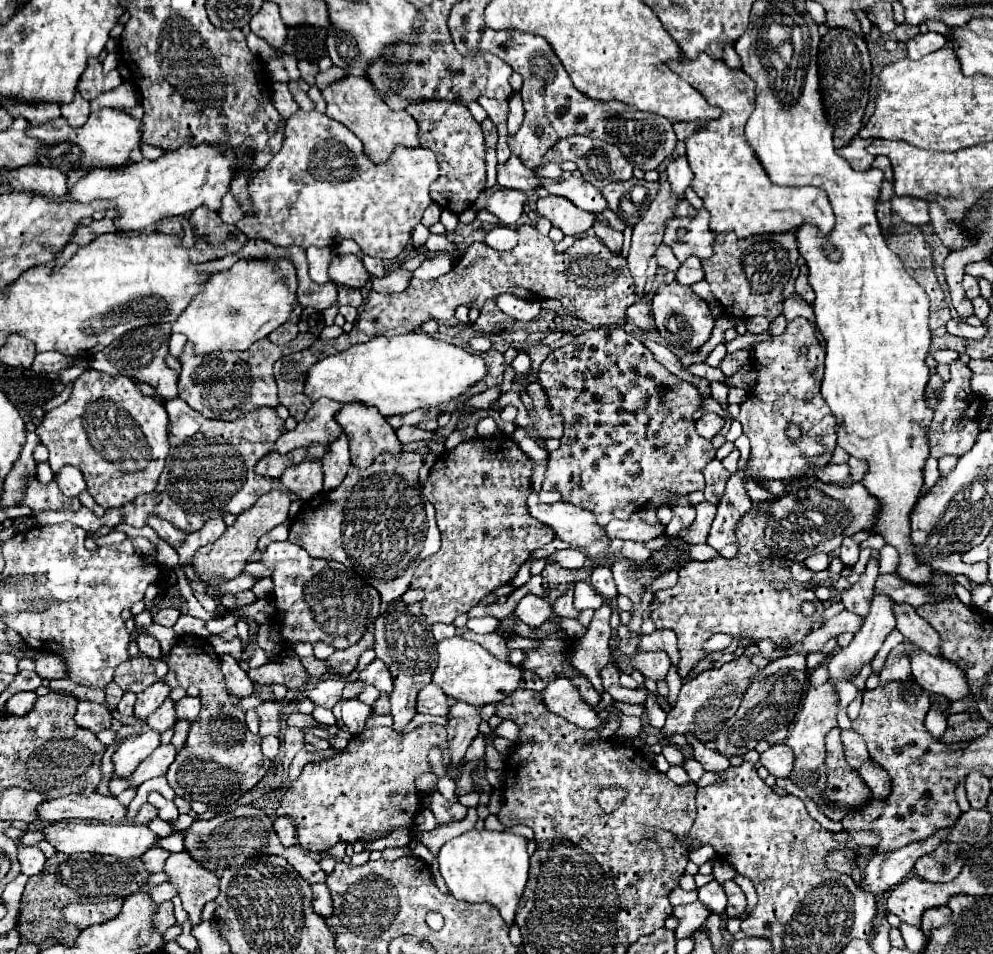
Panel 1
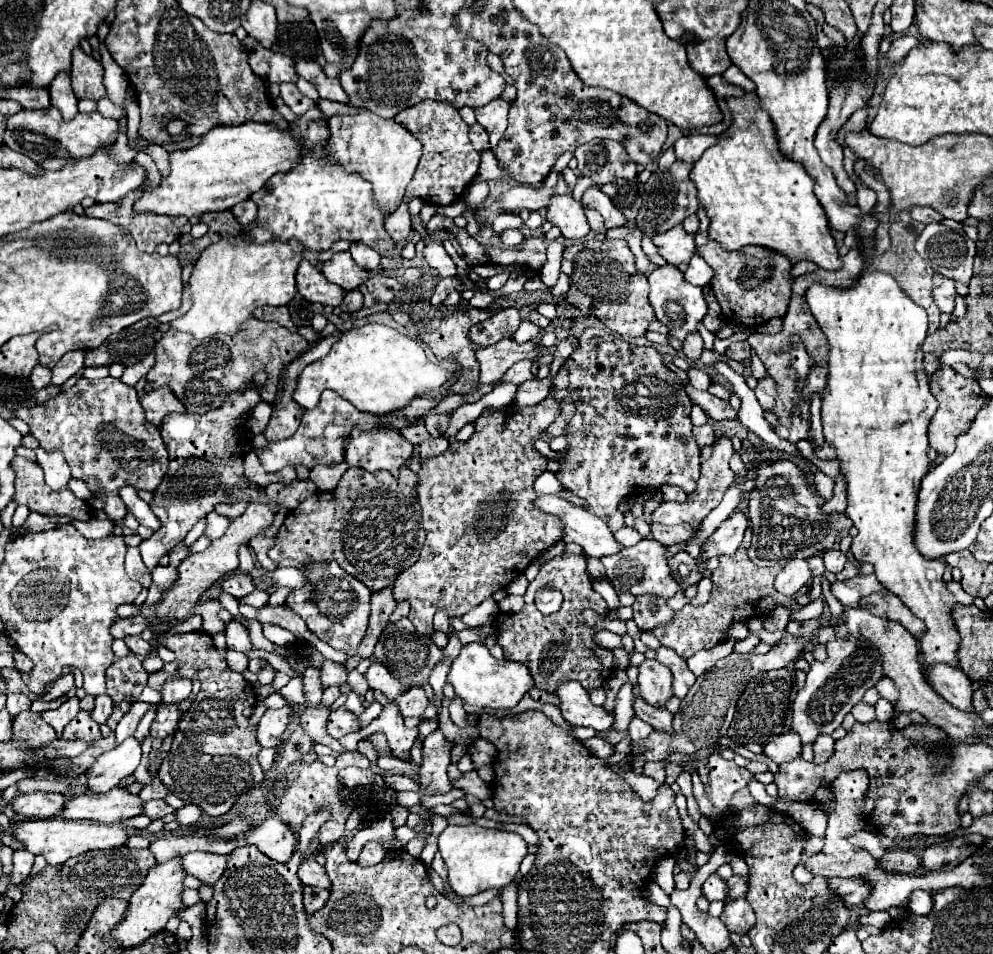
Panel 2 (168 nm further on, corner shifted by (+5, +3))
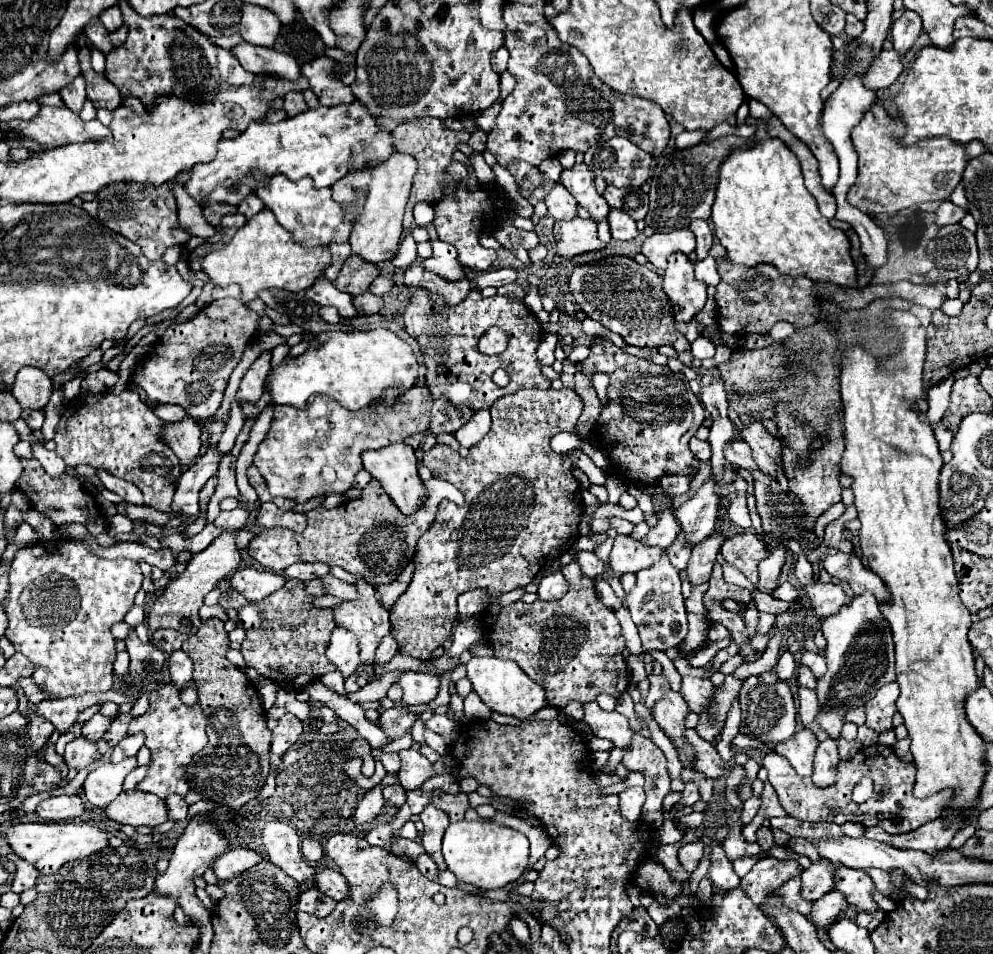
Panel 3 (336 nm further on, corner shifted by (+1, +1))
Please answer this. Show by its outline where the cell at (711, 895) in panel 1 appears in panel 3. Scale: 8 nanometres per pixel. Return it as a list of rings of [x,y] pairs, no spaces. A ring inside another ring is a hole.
[[[712,846],[712,852],[710,852],[710,870],[708,870],[708,876],[712,880],[712,884],[716,888],[720,888],[722,892],[728,892],[732,888],[738,888],[740,884],[740,878],[736,876],[736,872],[732,870],[732,864],[728,862],[728,858],[724,856],[724,850],[722,846]]]

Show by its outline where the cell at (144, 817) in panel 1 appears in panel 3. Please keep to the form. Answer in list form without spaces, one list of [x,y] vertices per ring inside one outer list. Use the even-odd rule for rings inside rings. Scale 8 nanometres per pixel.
[[[178,794],[166,798],[166,808],[168,808],[168,818],[172,820],[184,820],[188,816],[188,804]]]

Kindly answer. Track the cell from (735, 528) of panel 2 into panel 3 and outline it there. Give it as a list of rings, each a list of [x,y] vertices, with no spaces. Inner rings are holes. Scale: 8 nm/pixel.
[[[714,534],[708,540],[704,540],[704,544],[698,544],[696,548],[692,548],[692,558],[690,558],[690,564],[688,564],[688,570],[686,570],[692,586],[700,584],[700,582],[706,582],[710,578],[712,566],[714,566],[716,556],[718,556],[718,550],[728,538],[730,536]]]

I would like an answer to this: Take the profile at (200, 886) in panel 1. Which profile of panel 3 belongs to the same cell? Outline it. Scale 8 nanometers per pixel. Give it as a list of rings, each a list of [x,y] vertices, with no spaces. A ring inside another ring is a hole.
[[[232,848],[224,854],[220,854],[214,862],[212,862],[212,870],[216,874],[218,880],[230,880],[238,874],[242,874],[244,870],[252,868],[254,864],[260,862],[260,854],[248,848]]]

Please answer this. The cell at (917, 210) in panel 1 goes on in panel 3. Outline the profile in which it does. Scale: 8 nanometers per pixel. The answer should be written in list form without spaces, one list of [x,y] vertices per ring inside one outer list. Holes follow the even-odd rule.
[[[942,202],[936,210],[936,224],[938,226],[946,226],[946,224],[958,224],[962,218],[966,216],[966,212],[962,208],[958,208],[952,202]]]

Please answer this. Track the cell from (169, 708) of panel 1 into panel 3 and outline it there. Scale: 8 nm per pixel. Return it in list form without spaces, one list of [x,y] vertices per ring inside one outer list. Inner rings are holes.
[[[166,684],[160,690],[150,692],[150,706],[148,706],[146,714],[142,714],[138,718],[132,718],[128,734],[136,734],[136,732],[146,734],[146,746],[152,752],[150,770],[148,770],[146,778],[138,784],[138,788],[142,792],[150,792],[150,794],[156,794],[160,798],[166,798],[170,794],[186,796],[188,794],[188,784],[186,784],[182,768],[208,742],[208,738],[206,738],[206,718],[202,714],[200,704],[196,702],[194,706],[186,706],[180,700],[178,690],[172,684]]]

